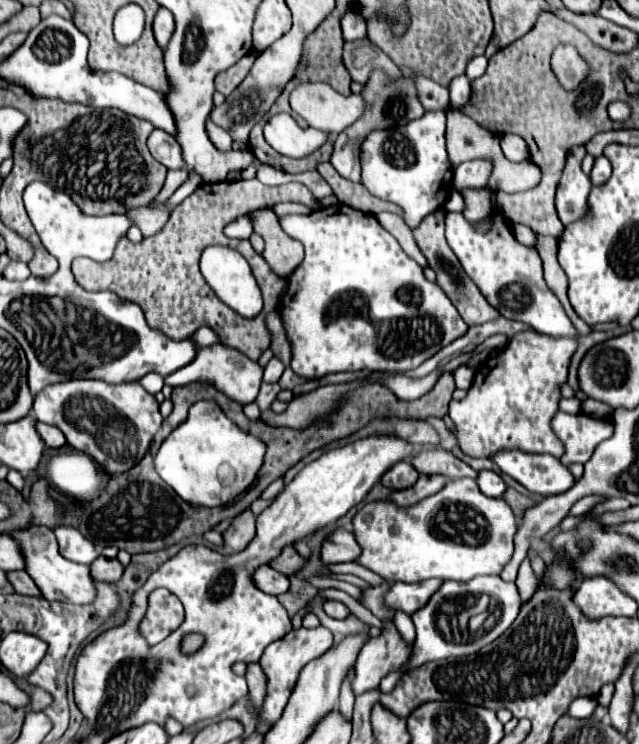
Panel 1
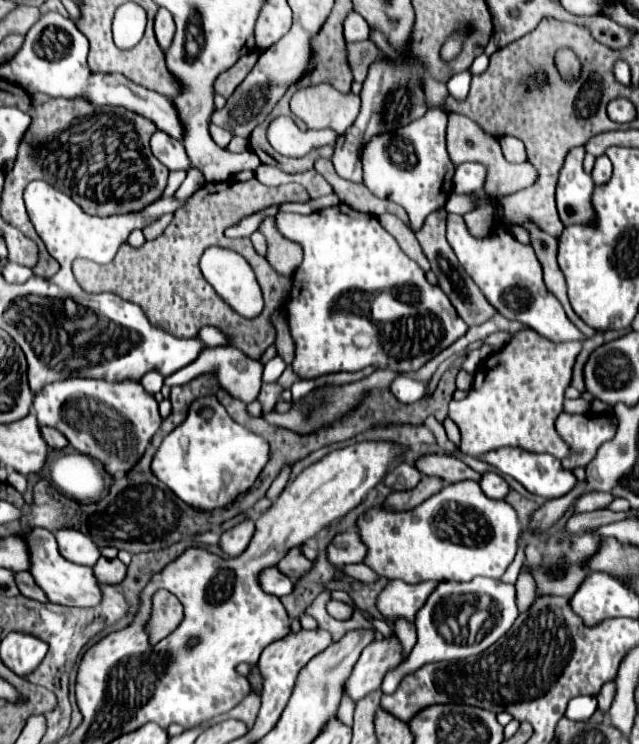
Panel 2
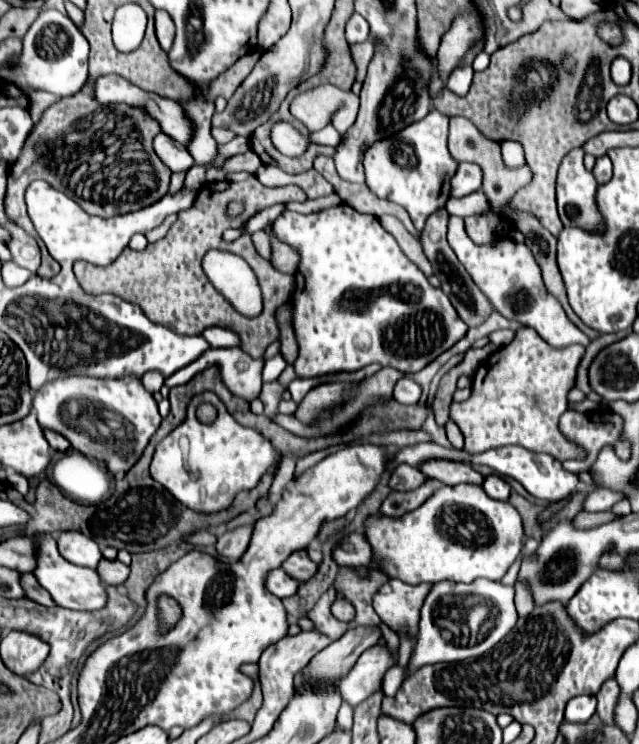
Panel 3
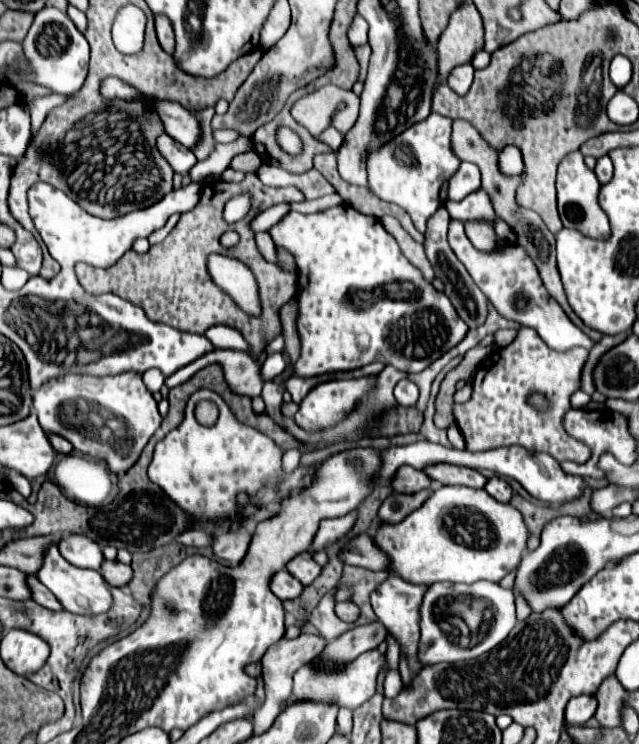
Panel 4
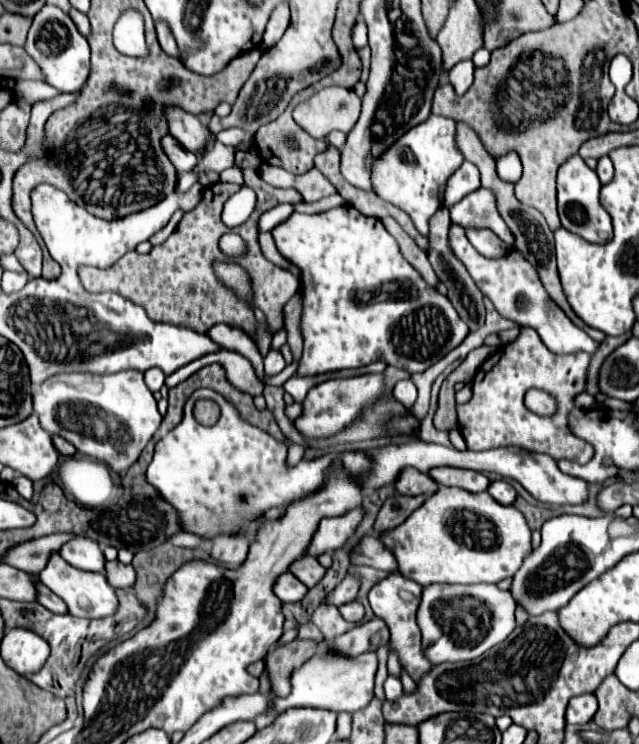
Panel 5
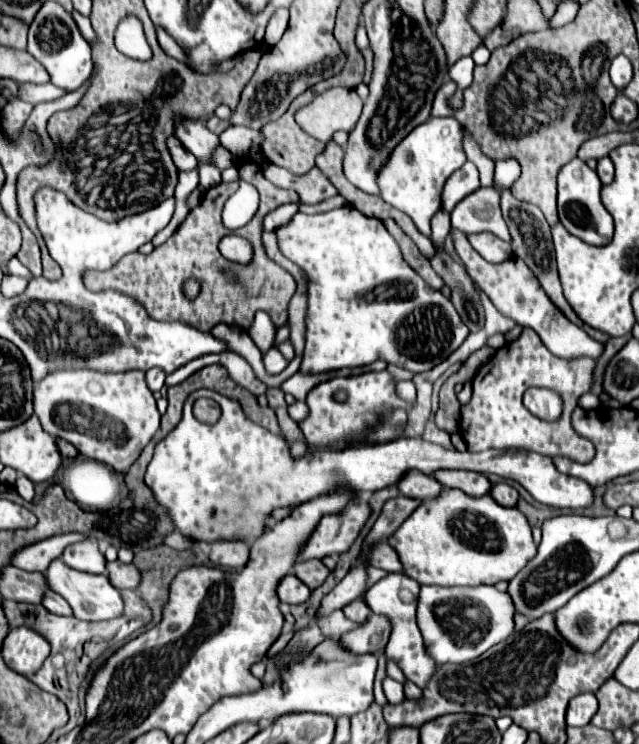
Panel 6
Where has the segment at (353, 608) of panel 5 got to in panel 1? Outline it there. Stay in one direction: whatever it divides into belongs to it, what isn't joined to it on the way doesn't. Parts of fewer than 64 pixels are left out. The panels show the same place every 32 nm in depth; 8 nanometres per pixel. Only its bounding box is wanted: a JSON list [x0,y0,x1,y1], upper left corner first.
[324,600,350,620]

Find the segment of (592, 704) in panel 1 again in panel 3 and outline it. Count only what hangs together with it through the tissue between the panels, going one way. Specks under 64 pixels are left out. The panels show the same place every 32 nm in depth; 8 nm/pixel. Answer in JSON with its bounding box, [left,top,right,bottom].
[566,695,597,722]

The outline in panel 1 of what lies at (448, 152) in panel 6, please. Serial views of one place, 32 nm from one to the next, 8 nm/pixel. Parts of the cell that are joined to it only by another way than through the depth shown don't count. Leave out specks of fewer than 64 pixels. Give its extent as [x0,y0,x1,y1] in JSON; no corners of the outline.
[360,112,454,228]

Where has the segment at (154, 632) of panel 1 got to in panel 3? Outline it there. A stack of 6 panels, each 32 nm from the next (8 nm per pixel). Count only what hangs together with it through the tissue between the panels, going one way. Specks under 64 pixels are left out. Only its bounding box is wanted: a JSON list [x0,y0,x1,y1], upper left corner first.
[158,596,180,630]

